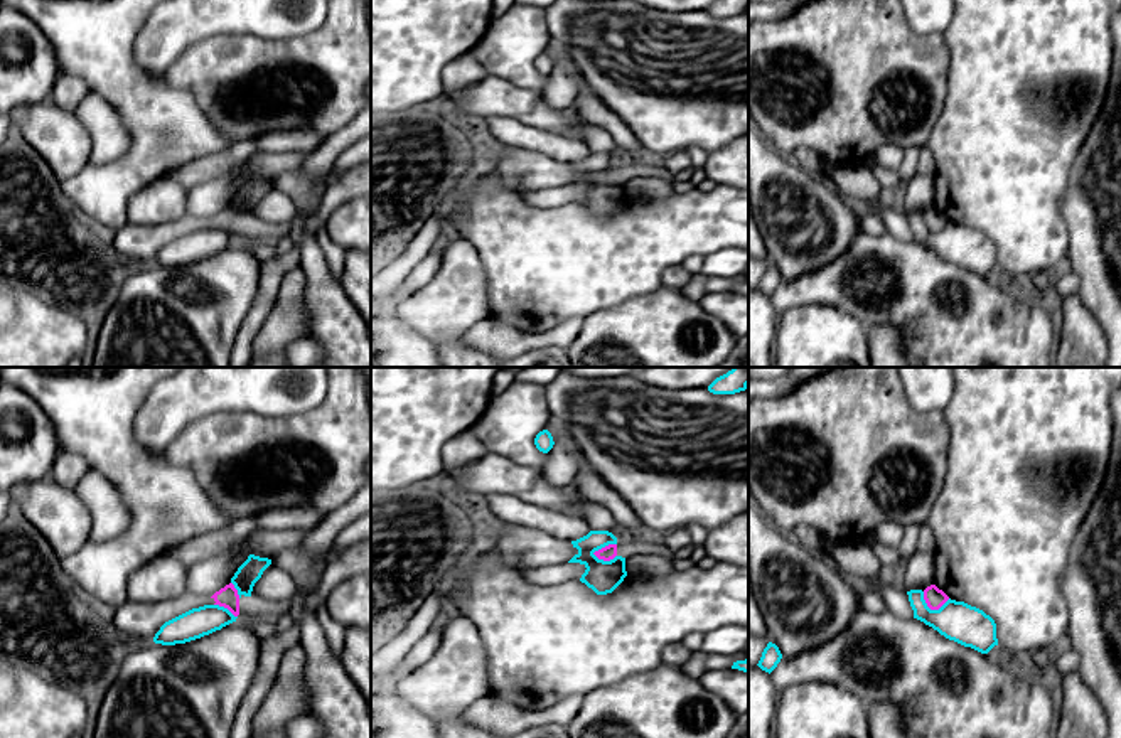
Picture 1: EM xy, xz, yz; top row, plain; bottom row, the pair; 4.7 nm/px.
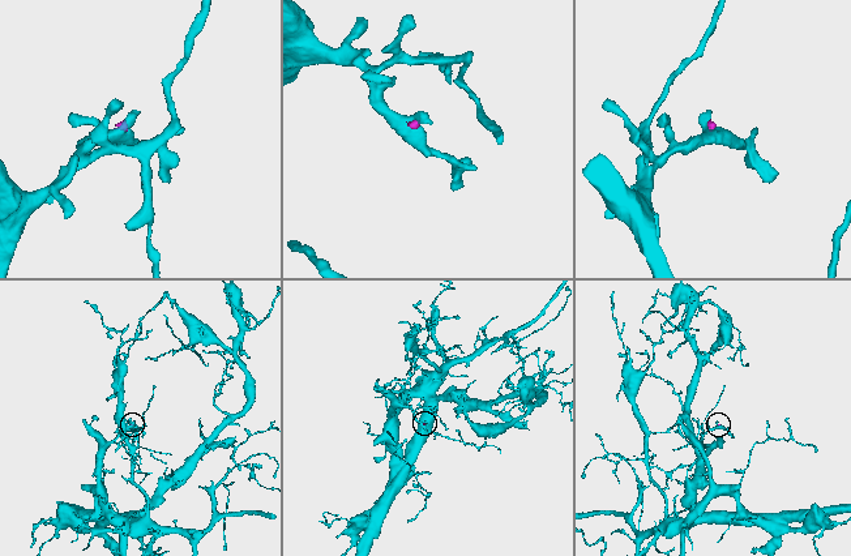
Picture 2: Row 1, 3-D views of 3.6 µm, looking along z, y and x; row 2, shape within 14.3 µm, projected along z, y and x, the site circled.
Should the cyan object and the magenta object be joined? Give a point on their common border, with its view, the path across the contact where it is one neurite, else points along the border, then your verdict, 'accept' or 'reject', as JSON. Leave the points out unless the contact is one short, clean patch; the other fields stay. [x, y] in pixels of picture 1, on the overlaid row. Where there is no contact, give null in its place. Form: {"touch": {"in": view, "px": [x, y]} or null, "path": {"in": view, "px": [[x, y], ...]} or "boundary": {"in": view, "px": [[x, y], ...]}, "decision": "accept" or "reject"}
{"touch": {"in": "xz", "px": [604, 546]}, "boundary": {"in": "xz", "px": [[616, 543], [609, 543], [592, 553]]}, "decision": "reject"}

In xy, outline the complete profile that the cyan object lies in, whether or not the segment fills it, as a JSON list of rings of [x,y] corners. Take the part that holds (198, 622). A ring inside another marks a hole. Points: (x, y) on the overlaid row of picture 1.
[[[204,605],[165,622],[155,634],[153,642],[162,645],[185,644],[221,630],[236,618],[224,607]]]

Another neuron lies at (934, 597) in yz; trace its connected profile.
[[[931,585],[924,590],[924,600],[931,610],[939,610],[949,600],[949,596],[936,585]]]

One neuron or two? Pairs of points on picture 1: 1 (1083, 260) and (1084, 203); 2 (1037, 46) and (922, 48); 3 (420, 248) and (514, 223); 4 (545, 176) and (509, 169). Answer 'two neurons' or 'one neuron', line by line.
1: one neuron
2: two neurons
3: two neurons
4: one neuron

